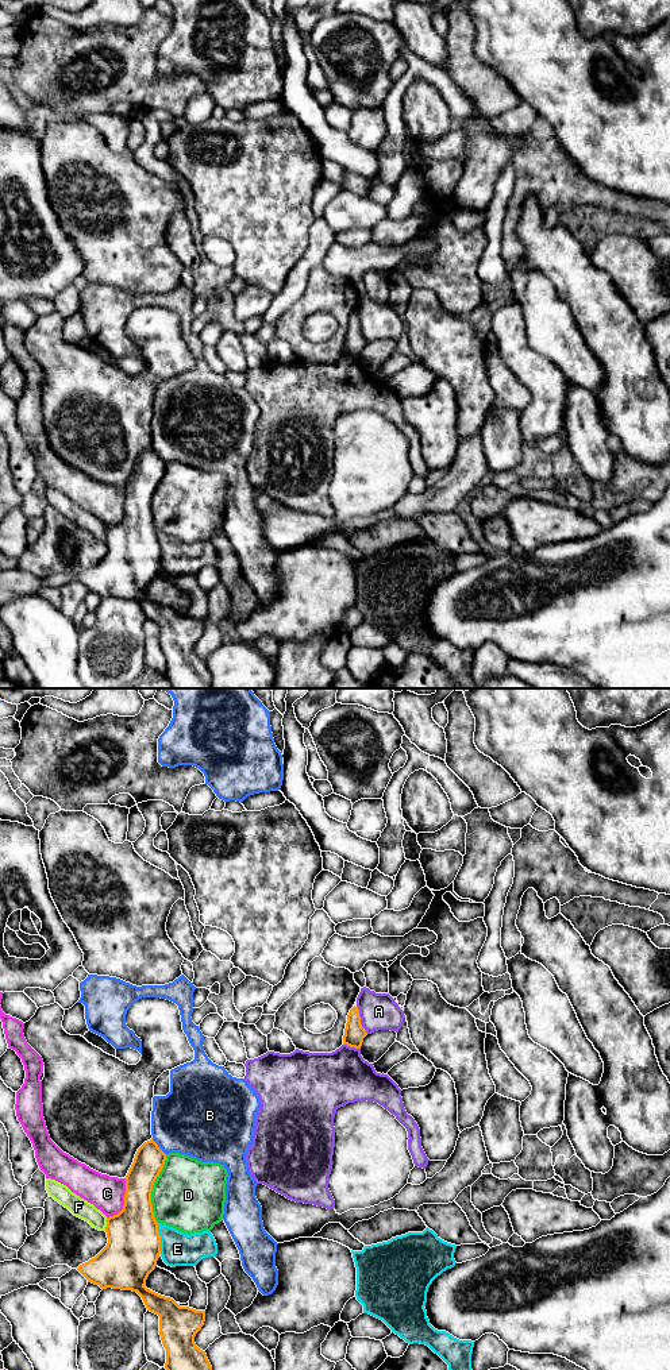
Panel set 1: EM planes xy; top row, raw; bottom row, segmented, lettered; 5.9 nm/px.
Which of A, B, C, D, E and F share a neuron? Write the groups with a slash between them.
A / B / C / D / E / F

